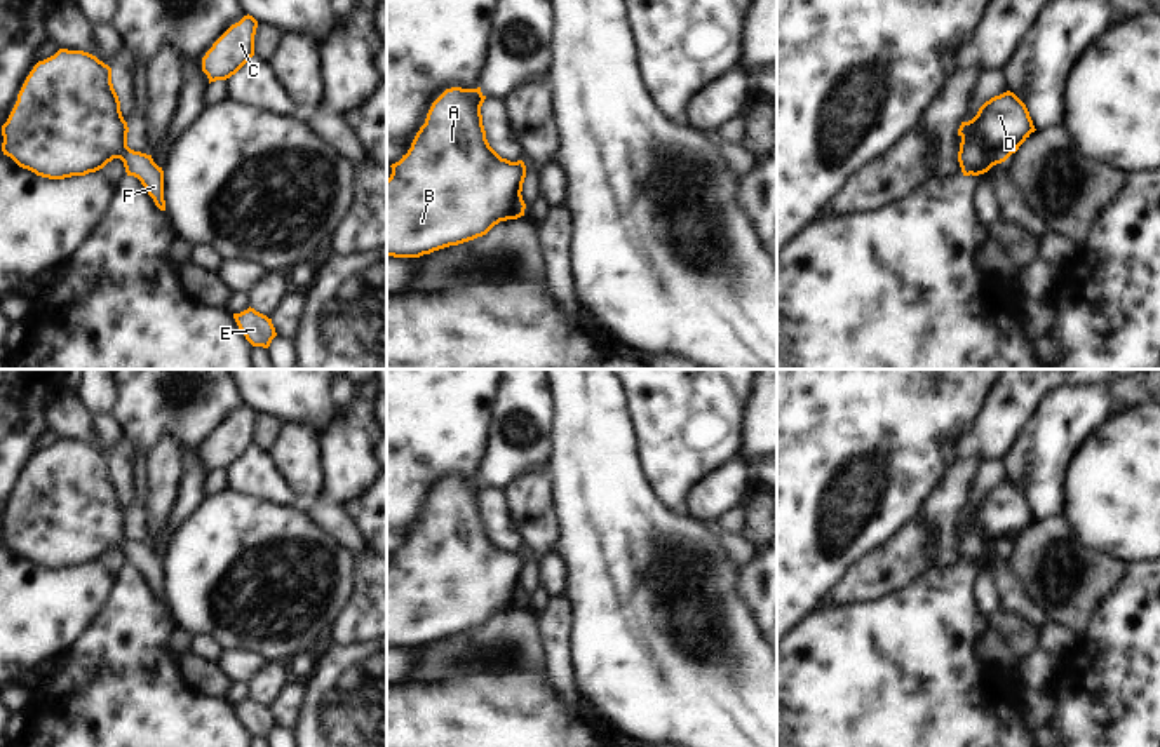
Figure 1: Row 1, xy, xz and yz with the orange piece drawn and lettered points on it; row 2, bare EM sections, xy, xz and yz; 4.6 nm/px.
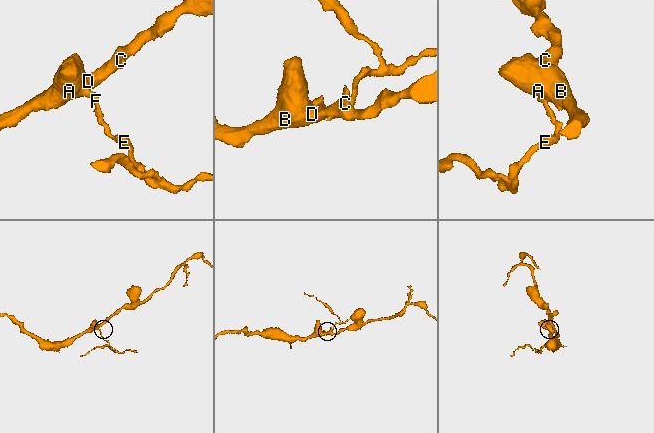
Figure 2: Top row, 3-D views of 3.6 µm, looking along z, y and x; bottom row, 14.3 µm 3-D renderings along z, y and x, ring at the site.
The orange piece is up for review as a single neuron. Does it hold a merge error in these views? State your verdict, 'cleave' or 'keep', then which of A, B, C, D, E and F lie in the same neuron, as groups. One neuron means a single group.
keep | A B C D E F

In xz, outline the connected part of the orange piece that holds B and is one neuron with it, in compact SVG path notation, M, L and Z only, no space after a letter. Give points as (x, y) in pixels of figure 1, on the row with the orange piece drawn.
M446 89L430 106L425 124L416 132L411 148L395 164L387 179L387 256L420 258L434 251L458 246L486 235L495 225L524 216L523 160L502 158L488 143L481 106L486 96L477 89Z

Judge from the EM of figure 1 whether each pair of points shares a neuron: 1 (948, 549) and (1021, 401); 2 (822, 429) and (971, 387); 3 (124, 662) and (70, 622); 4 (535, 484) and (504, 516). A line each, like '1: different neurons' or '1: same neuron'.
1: same neuron
2: same neuron
3: different neurons
4: different neurons

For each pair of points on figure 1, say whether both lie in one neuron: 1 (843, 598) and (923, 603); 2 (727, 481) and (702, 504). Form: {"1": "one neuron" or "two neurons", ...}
{"1": "two neurons", "2": "one neuron"}

